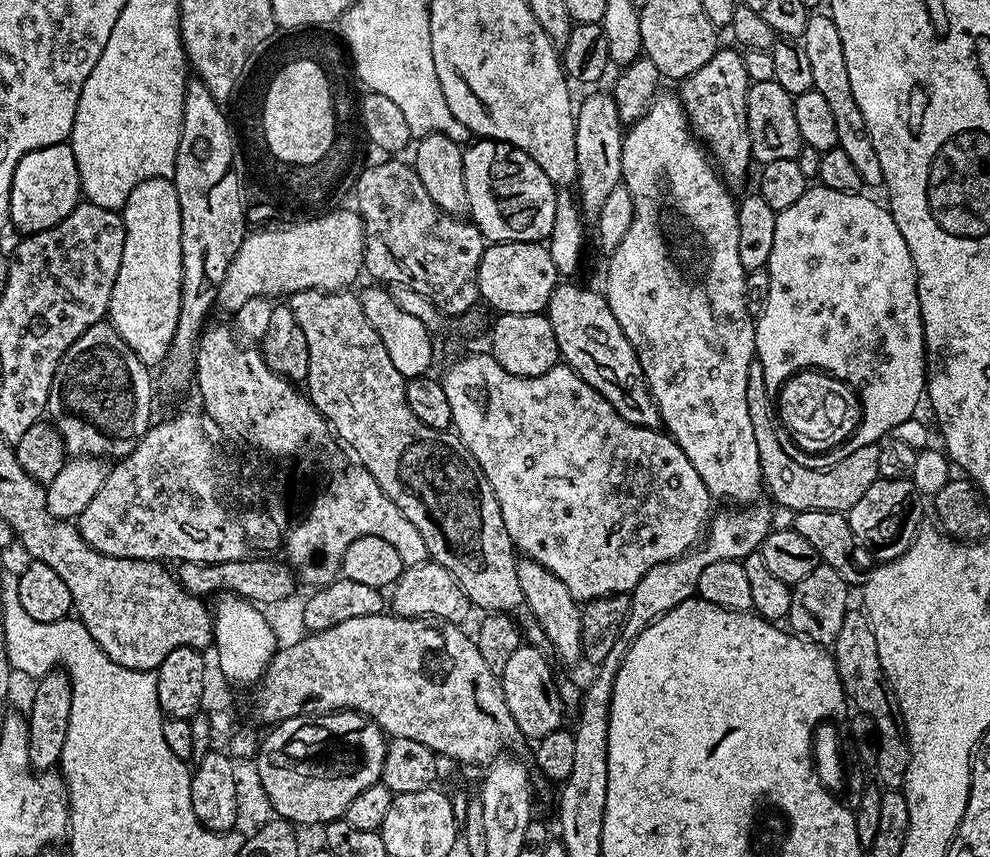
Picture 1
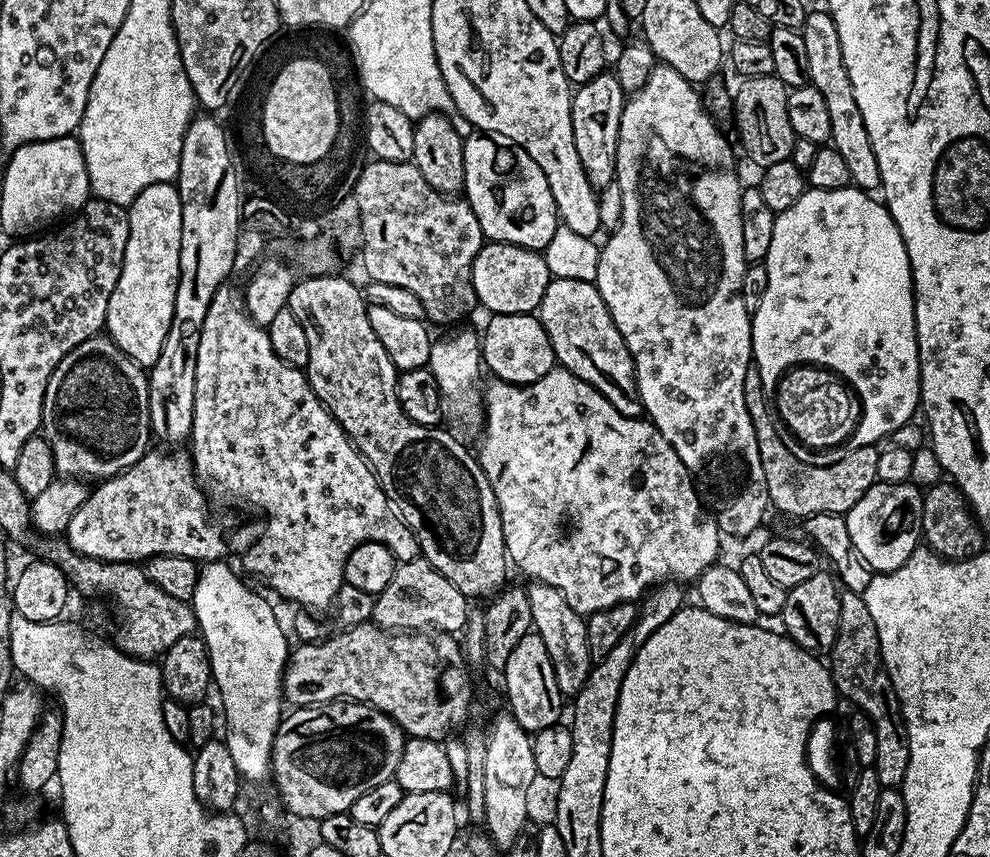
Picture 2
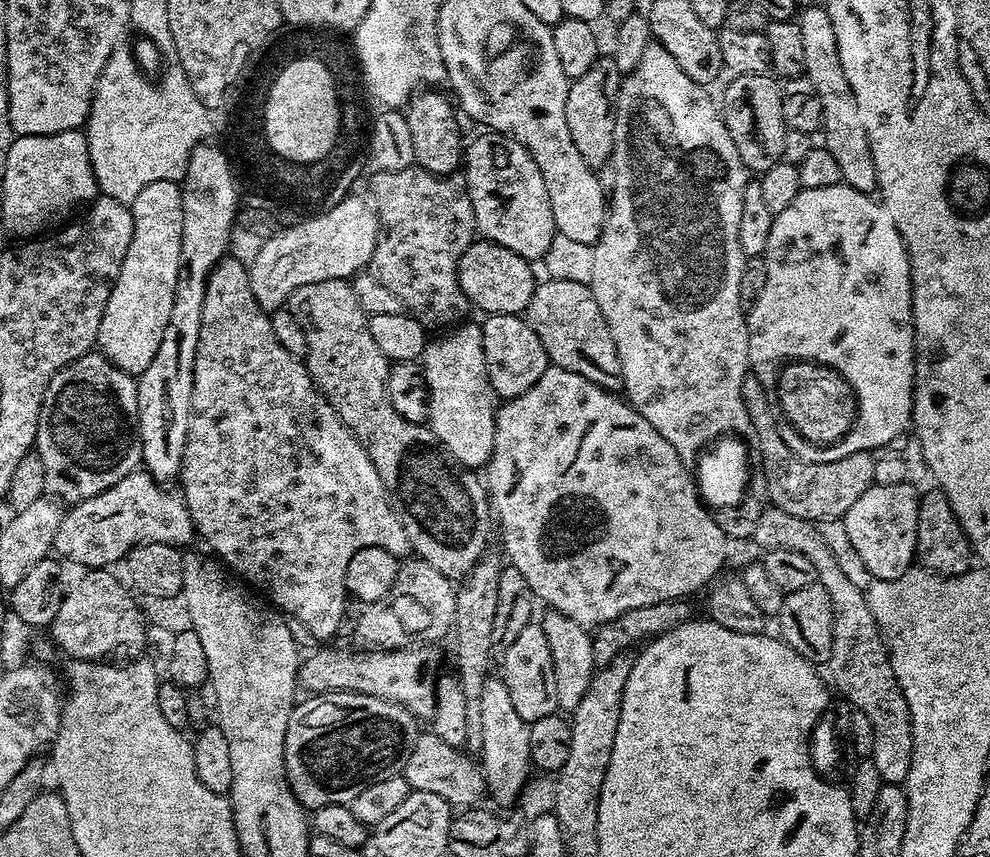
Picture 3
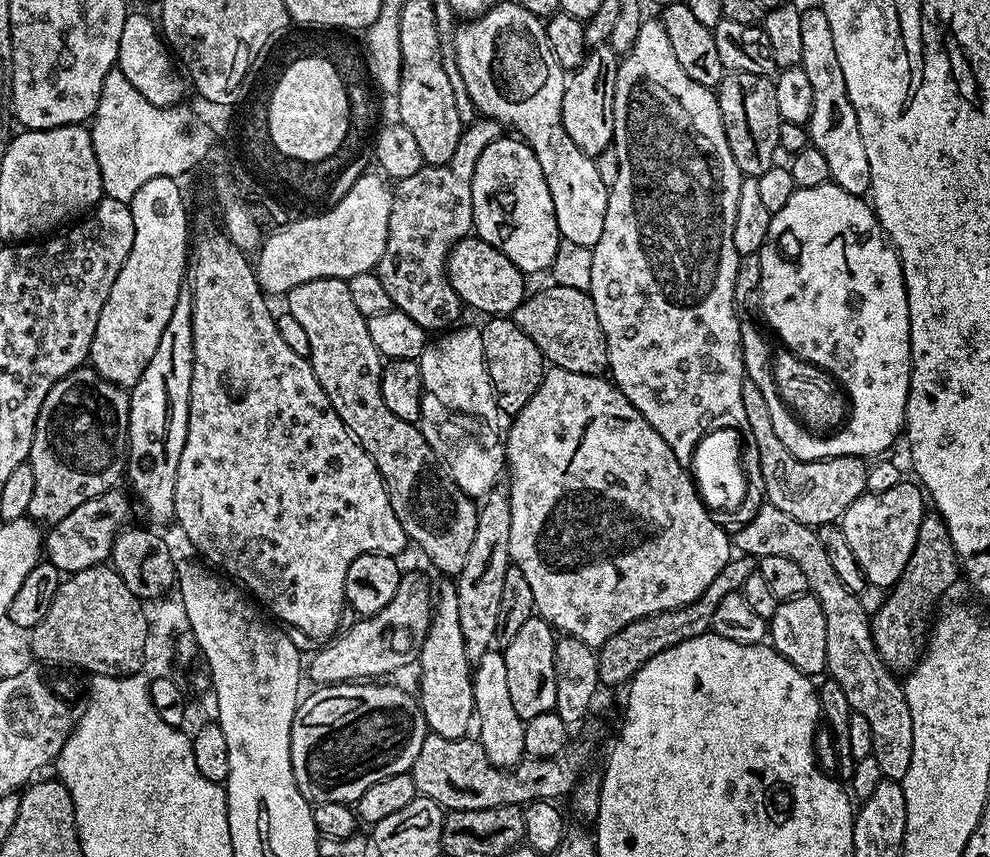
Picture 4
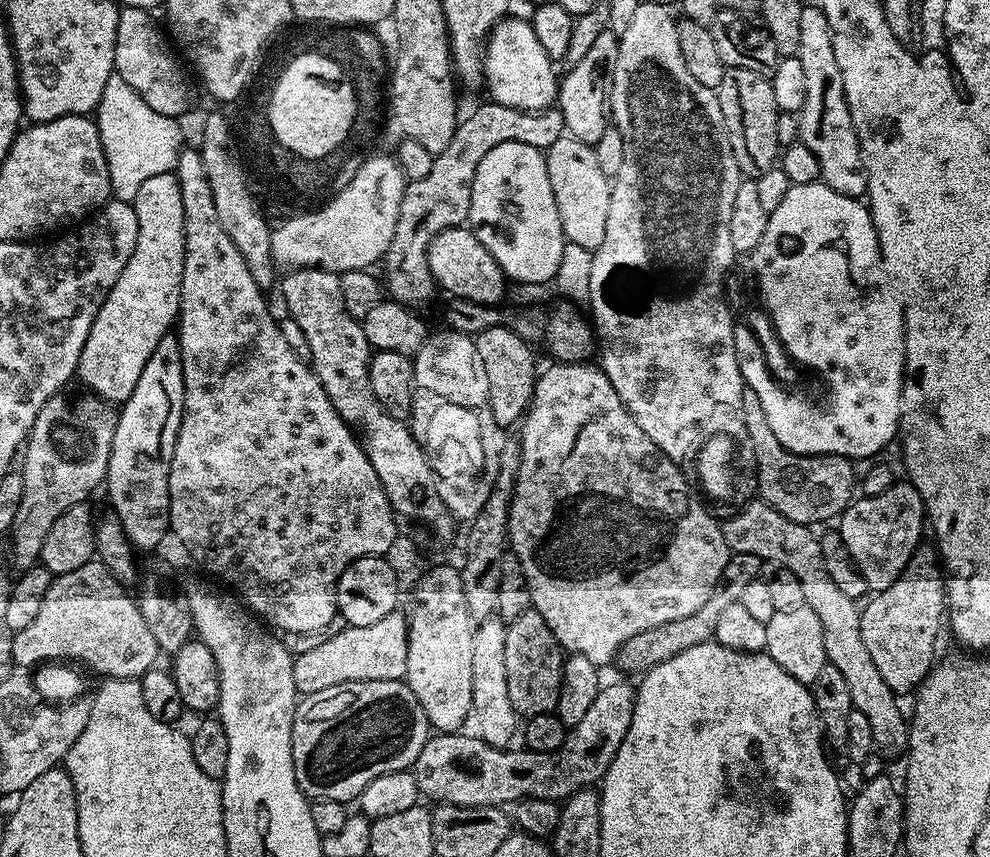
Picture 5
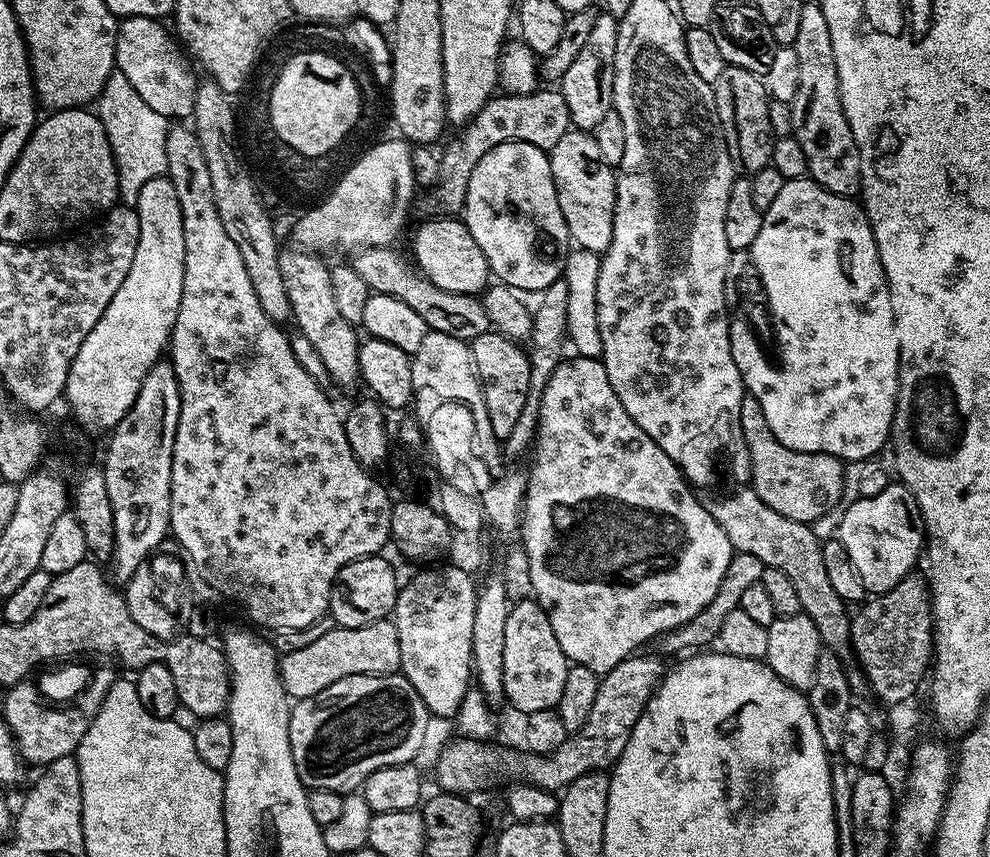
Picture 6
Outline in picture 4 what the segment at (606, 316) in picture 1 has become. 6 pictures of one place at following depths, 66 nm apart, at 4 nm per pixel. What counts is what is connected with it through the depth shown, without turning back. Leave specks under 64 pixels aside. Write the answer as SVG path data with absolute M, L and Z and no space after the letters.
M548 284L536 294L531 293L516 307L510 318L539 346L540 352L553 367L588 375L599 375L605 371L608 347L594 310L594 302L587 291Z

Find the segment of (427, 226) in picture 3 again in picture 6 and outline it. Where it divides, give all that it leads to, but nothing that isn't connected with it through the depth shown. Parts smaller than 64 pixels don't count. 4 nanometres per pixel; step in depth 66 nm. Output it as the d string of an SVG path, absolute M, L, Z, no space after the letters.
M544 86L523 94L494 94L484 103L482 110L459 129L460 132L439 153L440 173L435 187L431 189L428 204L436 214L463 213L466 190L470 186L470 174L474 166L482 162L482 157L490 154L494 146L511 140L524 140L530 146L550 150L563 136L569 135L572 119L566 106L566 98L558 90Z

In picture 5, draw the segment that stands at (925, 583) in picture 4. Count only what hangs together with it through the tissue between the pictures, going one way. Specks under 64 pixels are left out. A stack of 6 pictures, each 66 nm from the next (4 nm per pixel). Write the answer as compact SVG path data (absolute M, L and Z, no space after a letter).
M926 544L919 545L909 558L902 574L882 592L871 595L868 604L861 609L859 626L862 642L869 651L879 674L897 696L911 695L923 684L936 664L938 636L944 630L947 611L947 579L940 567L940 556L937 549Z

